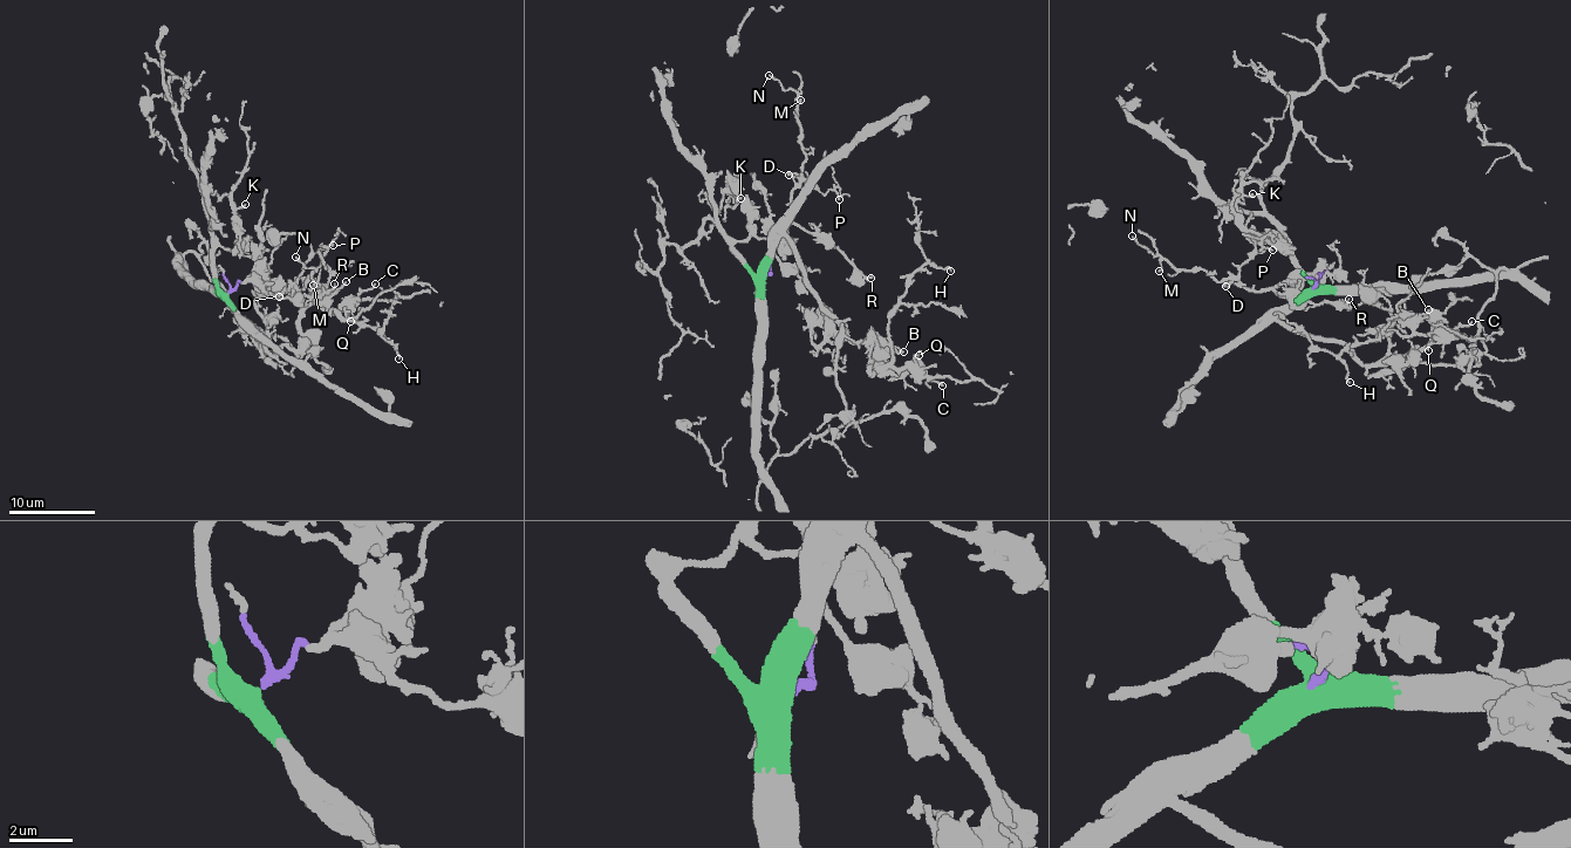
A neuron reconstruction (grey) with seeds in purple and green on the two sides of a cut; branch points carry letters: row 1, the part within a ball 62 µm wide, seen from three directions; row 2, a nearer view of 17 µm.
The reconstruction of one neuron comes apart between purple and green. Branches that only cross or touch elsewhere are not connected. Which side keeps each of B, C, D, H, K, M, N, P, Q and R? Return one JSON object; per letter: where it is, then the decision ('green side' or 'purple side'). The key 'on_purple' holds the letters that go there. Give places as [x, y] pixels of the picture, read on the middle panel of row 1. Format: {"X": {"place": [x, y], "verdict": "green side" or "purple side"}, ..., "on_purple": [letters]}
{"B": {"place": [903, 351], "verdict": "green side"}, "C": {"place": [942, 385], "verdict": "green side"}, "D": {"place": [789, 175], "verdict": "purple side"}, "H": {"place": [950, 271], "verdict": "green side"}, "K": {"place": [740, 198], "verdict": "green side"}, "M": {"place": [800, 100], "verdict": "purple side"}, "N": {"place": [769, 75], "verdict": "purple side"}, "P": {"place": [839, 199], "verdict": "purple side"}, "Q": {"place": [919, 355], "verdict": "green side"}, "R": {"place": [871, 278], "verdict": "purple side"}, "on_purple": ["D", "M", "N", "P", "R"]}

